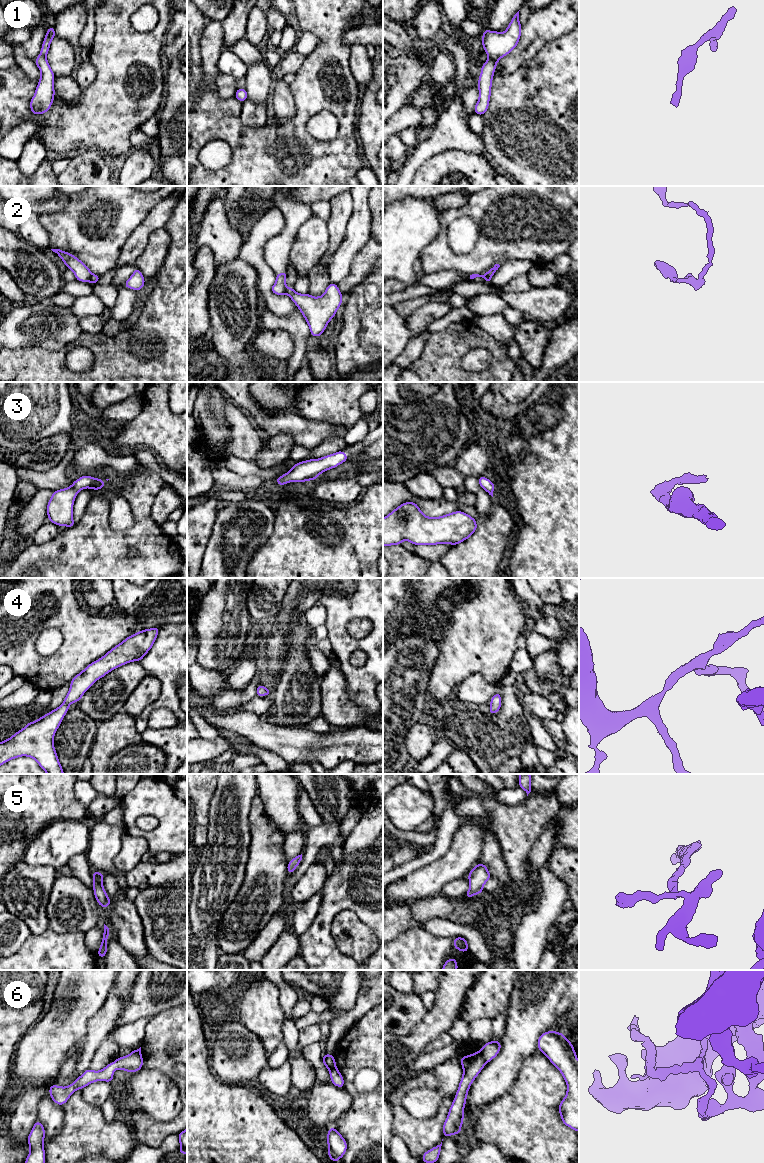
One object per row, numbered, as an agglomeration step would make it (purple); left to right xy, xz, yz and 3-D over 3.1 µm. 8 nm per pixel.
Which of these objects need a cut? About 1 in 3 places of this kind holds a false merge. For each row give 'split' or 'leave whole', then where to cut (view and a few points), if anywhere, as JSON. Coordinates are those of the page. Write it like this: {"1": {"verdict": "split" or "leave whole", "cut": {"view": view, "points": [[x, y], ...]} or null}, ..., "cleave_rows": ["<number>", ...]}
{"1": {"verdict": "leave whole", "cut": null}, "2": {"verdict": "split", "cut": {"view": "xy", "points": [[92, 274], [88, 281]]}}, "3": {"verdict": "leave whole", "cut": null}, "4": {"verdict": "leave whole", "cut": null}, "5": {"verdict": "leave whole", "cut": null}, "6": {"verdict": "split", "cut": {"view": "yz", "points": [[480, 1050], [486, 1062]]}}, "cleave_rows": ["2", "6"]}

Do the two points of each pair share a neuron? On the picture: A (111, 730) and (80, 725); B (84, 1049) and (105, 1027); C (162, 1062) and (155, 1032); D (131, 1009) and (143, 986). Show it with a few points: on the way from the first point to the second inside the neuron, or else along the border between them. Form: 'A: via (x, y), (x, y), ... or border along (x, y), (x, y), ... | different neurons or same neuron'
A: border along (98, 722), (90, 750) | different neurons
B: via (88, 1044), (100, 1032) | same neuron
C: via (155, 1055), (155, 1039) | same neuron
D: via (137, 1003), (143, 997), (143, 992) | same neuron

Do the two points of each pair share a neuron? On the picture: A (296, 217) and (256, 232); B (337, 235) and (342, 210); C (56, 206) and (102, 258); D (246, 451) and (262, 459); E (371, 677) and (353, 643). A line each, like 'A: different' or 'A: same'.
A: different
B: same
C: different
D: different
E: same

